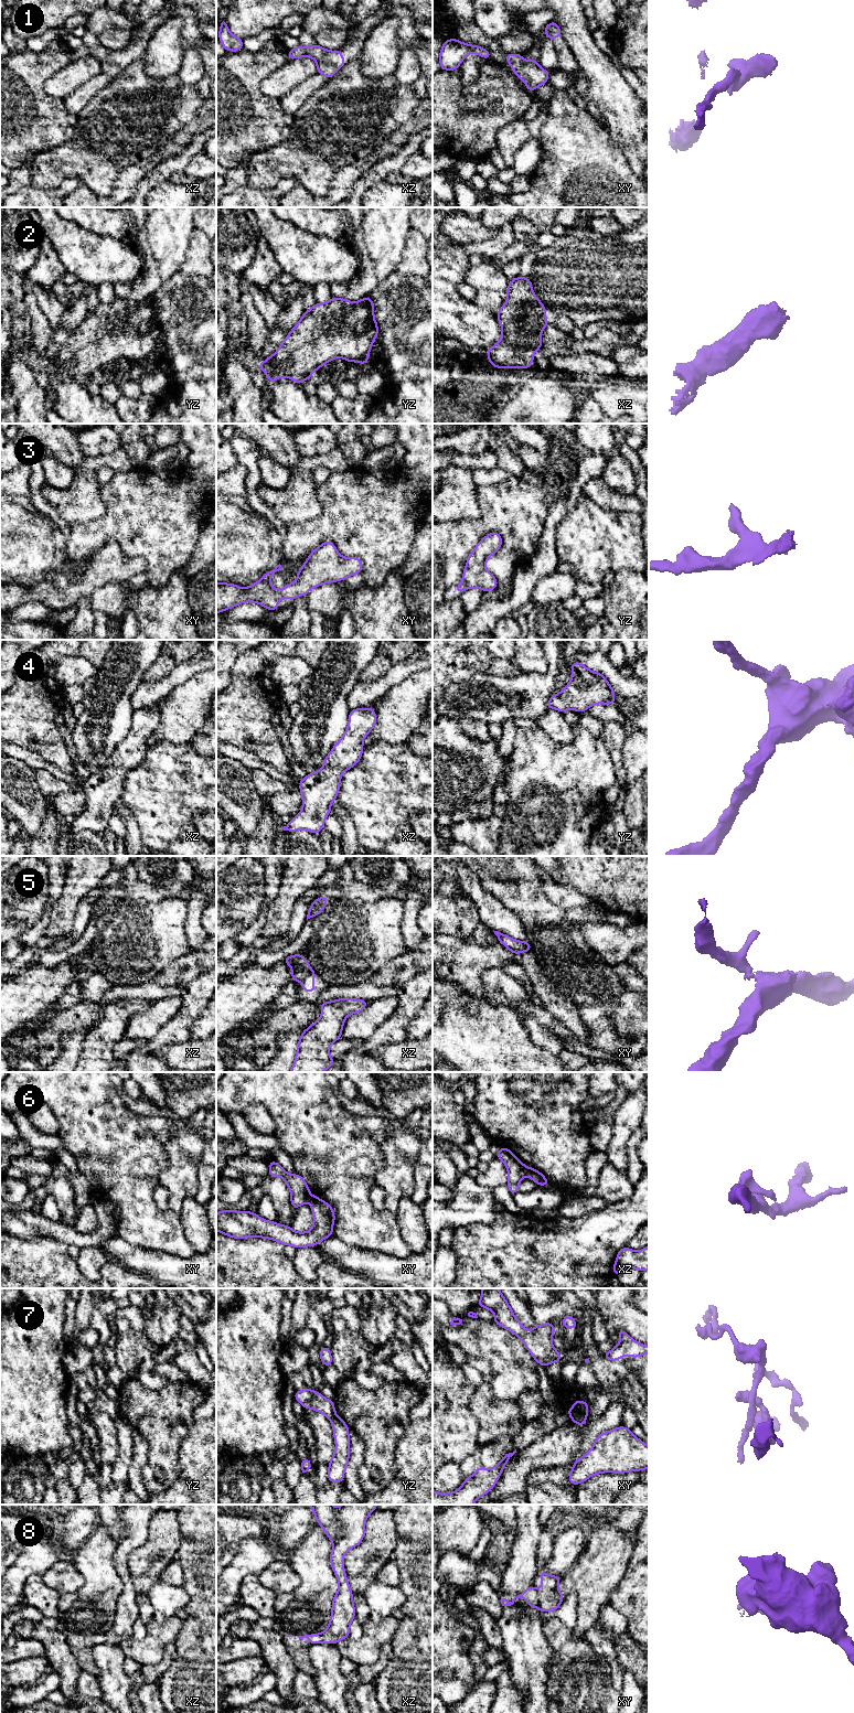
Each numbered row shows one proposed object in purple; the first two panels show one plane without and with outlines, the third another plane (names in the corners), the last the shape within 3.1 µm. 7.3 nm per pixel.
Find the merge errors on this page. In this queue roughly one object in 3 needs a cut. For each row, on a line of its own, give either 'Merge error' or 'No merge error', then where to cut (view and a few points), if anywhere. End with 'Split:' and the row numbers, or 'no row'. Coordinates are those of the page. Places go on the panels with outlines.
1: No merge error. No split
2: No merge error. No split
3: No merge error. No split
4: No merge error. No split
5: Merge error. Split along xz (312, 971), (302, 981)
6: Merge error. Split along xy (311, 1196), (309, 1201)
7: Merge error. Split along yz (337, 1415), (330, 1420)
8: Merge error. Split along xy (536, 1591), (538, 1607)
Split: 5, 6, 7, 8

